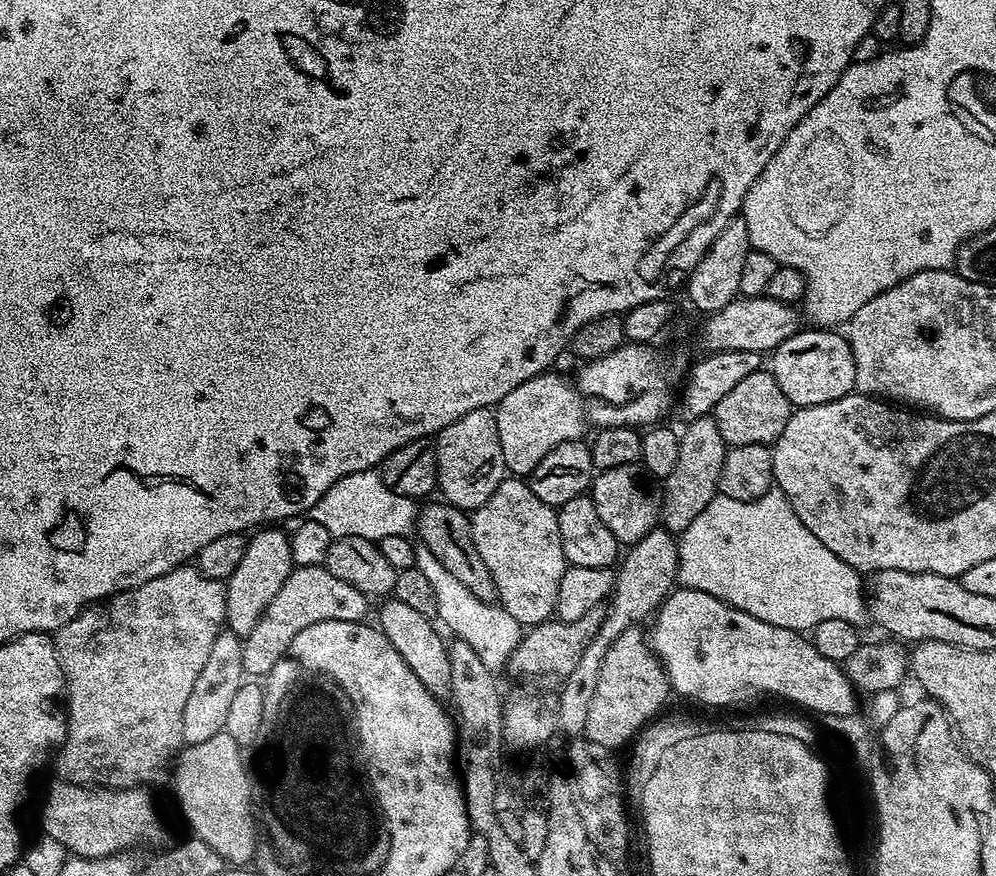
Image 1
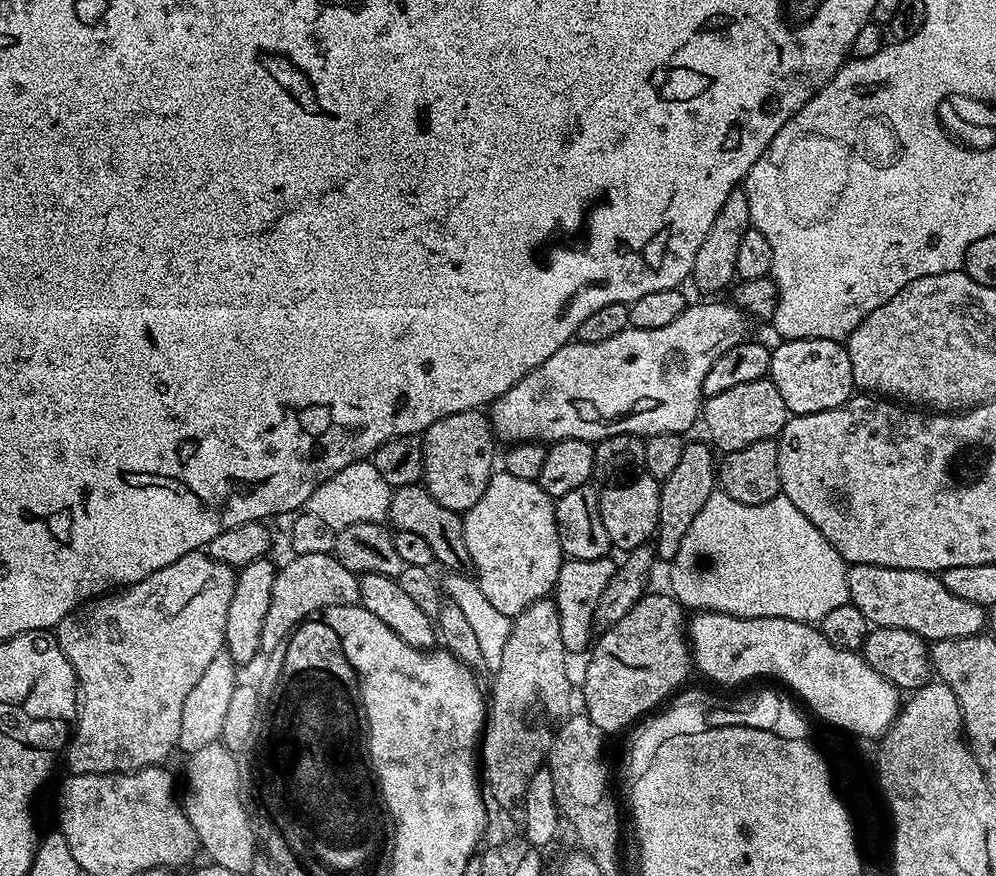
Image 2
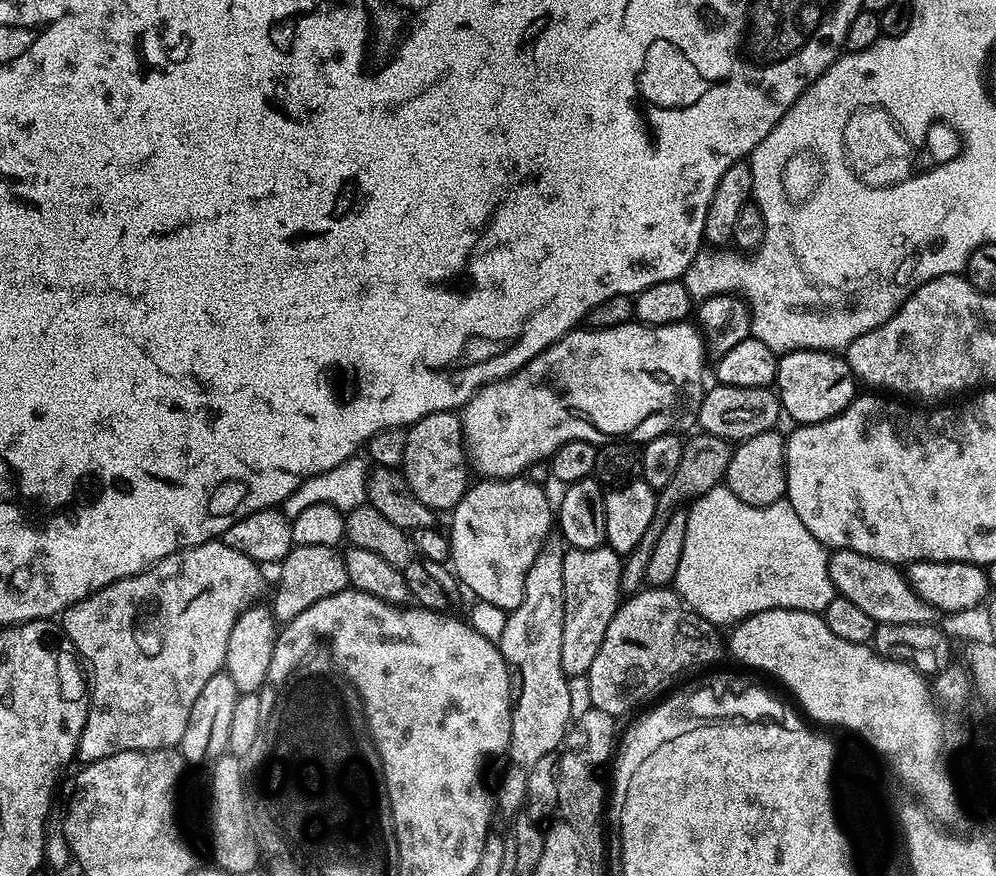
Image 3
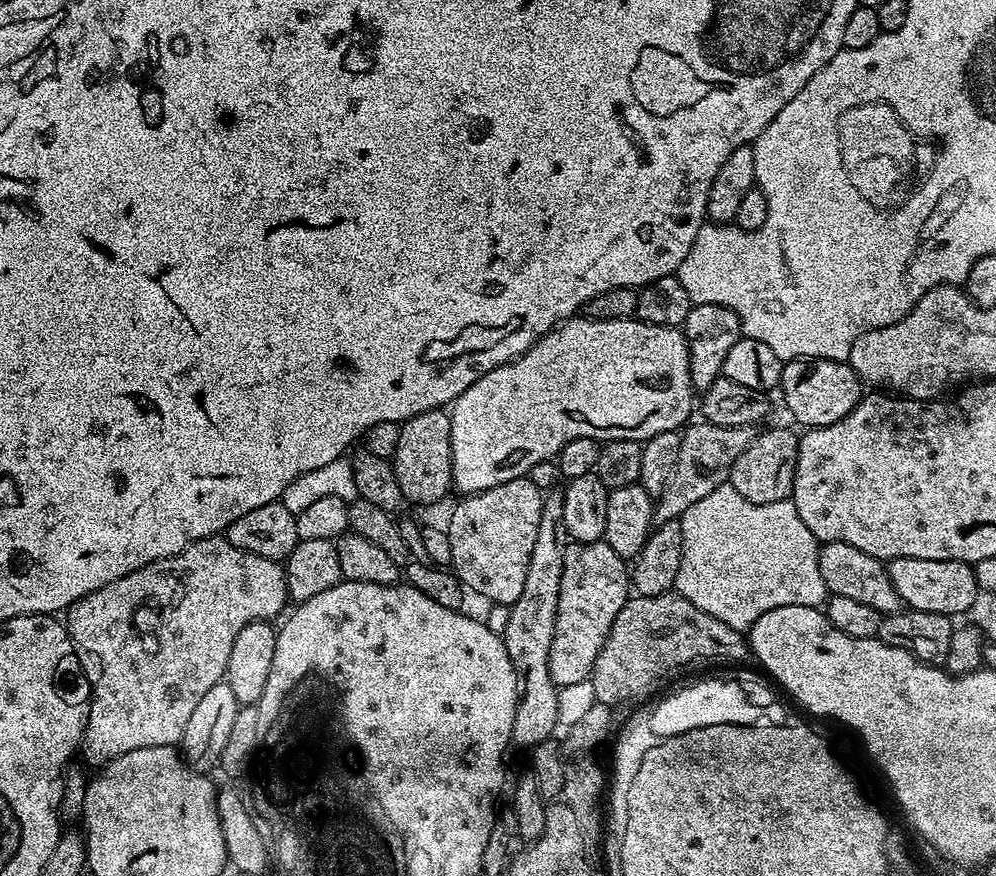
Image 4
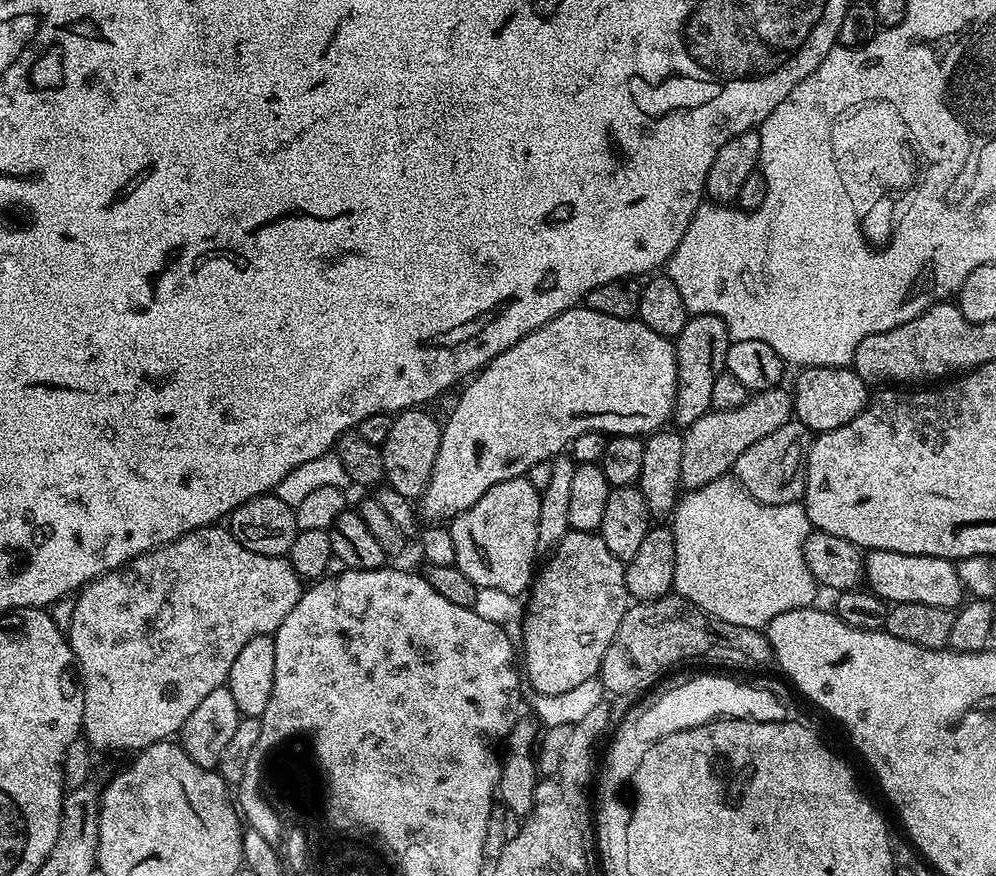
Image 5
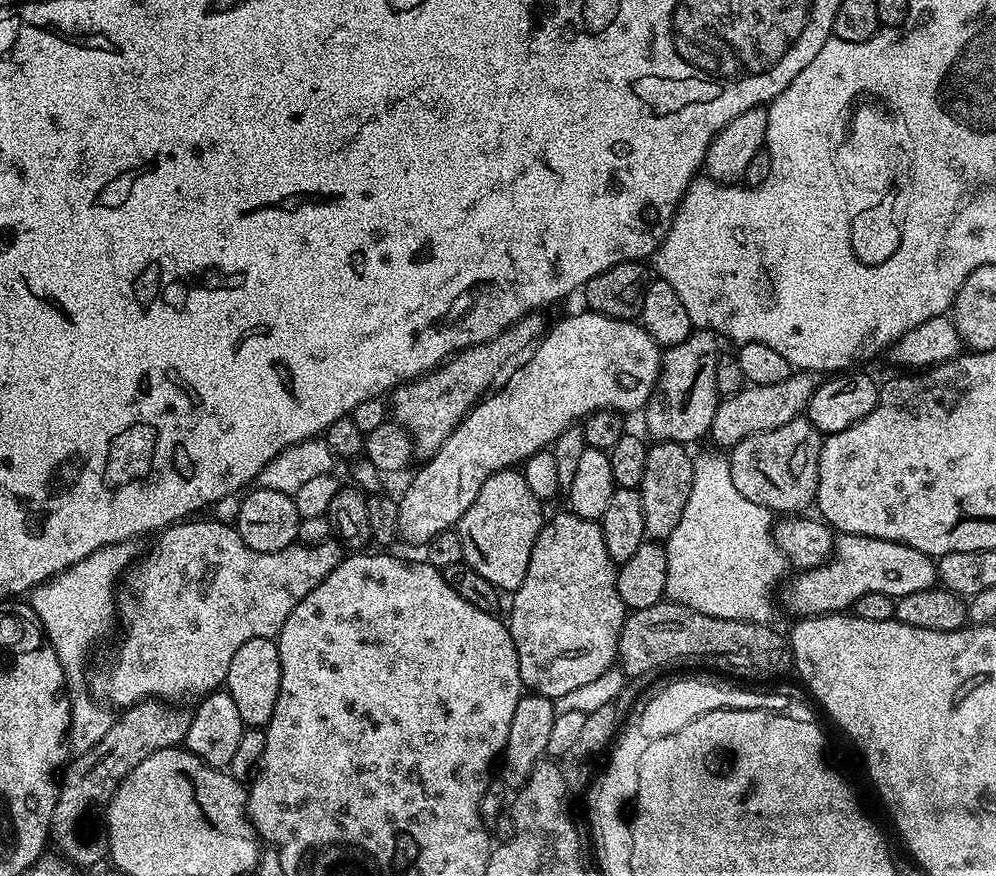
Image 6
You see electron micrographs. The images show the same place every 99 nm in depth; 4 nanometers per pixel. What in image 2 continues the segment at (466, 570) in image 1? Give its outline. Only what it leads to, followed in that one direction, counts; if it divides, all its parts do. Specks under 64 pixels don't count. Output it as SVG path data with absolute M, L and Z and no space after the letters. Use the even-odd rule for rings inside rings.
M411 484L393 491L387 523L396 532L410 531L426 538L427 545L433 550L433 558L437 565L445 564L448 570L464 570L471 565L470 550L466 550L463 515L454 510L446 510L446 506L434 502L434 498L430 498L429 492L423 488L423 485Z

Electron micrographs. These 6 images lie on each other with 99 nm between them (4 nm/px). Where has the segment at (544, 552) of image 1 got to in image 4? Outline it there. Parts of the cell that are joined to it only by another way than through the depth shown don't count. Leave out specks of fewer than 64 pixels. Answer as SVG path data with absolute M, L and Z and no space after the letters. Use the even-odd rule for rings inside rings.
M521 478L475 492L473 496L464 496L461 501L446 523L452 555L451 571L469 593L477 592L492 604L510 606L522 594L522 586L526 586L526 566L530 566L534 538L538 538L538 518L542 518L542 489L527 478Z

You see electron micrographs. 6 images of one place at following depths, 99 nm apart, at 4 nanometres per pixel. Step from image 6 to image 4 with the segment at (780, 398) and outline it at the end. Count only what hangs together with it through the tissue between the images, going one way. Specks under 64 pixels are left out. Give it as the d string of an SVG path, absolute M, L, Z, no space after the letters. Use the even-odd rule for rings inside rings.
M698 420L696 424L689 423L681 433L682 447L670 485L666 486L666 490L657 497L653 505L653 525L665 525L668 521L680 519L695 502L727 483L734 462L737 461L738 455L746 450L753 435L750 426L724 427L705 420Z

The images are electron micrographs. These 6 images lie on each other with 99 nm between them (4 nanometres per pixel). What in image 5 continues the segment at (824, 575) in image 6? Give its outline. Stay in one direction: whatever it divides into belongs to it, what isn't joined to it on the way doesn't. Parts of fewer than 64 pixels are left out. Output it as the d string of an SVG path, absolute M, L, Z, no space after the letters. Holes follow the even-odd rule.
M894 550L869 551L864 561L864 574L867 587L892 604L926 602L926 606L956 610L966 596L956 564L933 556L898 554Z

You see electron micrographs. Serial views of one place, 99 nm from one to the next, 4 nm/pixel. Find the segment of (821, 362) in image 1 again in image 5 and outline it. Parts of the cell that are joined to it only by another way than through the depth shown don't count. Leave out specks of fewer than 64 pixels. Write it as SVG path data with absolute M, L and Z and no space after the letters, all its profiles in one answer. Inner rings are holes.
M806 368L799 369L800 377L796 380L796 388L792 392L794 416L806 425L813 434L838 430L838 426L846 426L865 408L870 399L869 385L856 373L855 368Z

